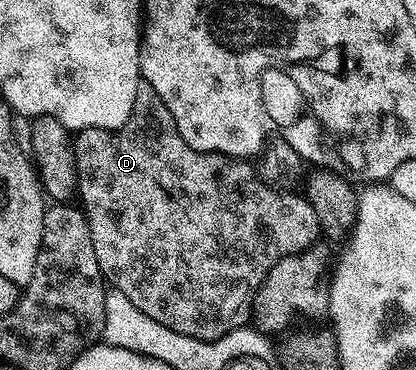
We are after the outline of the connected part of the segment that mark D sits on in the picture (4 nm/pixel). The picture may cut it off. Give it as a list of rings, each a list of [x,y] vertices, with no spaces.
[[[139,80],[136,87],[136,103],[132,107],[132,115],[128,123],[119,129],[101,129],[88,127],[77,130],[74,142],[74,158],[78,168],[78,197],[82,201],[81,212],[90,228],[92,247],[96,251],[96,263],[100,267],[103,278],[115,290],[127,298],[131,305],[138,307],[146,321],[156,319],[156,323],[168,327],[172,331],[180,331],[180,335],[188,335],[192,339],[201,341],[215,341],[228,335],[236,328],[234,316],[242,309],[242,293],[249,294],[250,273],[264,275],[273,265],[280,263],[285,257],[297,257],[306,252],[311,245],[319,240],[320,230],[318,220],[305,196],[294,191],[279,191],[272,185],[266,184],[258,176],[258,170],[249,160],[241,157],[229,157],[223,153],[205,153],[196,151],[196,147],[188,147],[184,139],[178,134],[176,119],[164,107],[164,99],[152,91],[147,81]]]

